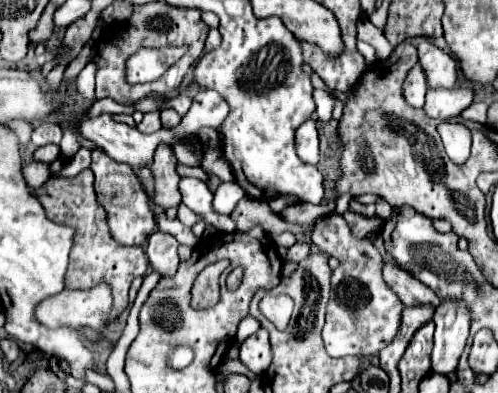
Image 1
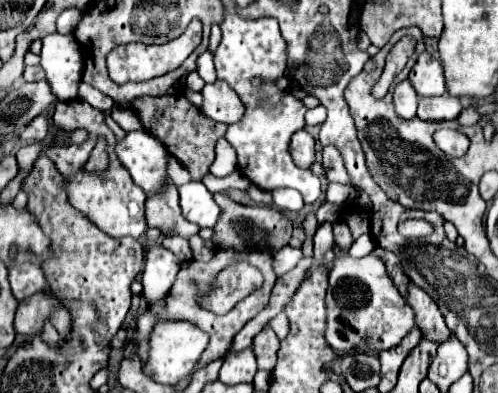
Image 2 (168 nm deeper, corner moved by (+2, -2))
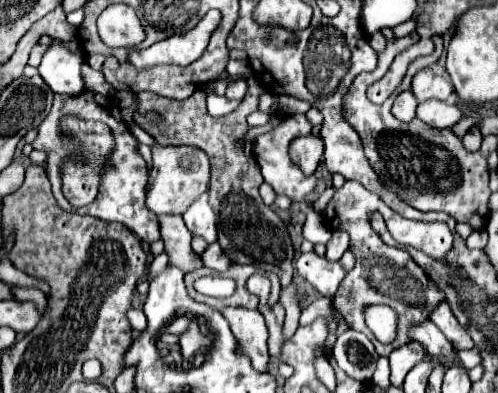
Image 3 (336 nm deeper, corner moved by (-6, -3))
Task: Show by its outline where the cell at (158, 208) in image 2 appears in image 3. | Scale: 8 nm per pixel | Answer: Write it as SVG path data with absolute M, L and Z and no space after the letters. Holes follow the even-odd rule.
M162 214L158 216L160 234L166 244L166 252L170 256L170 264L176 264L184 272L192 272L202 268L200 256L192 250L192 232L188 232L182 216L178 214Z

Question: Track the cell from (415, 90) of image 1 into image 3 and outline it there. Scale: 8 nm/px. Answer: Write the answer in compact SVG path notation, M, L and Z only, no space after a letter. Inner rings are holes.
M406 90L396 96L394 106L392 106L392 114L402 122L410 122L416 116L416 108L418 108L416 96L412 96L412 92Z

